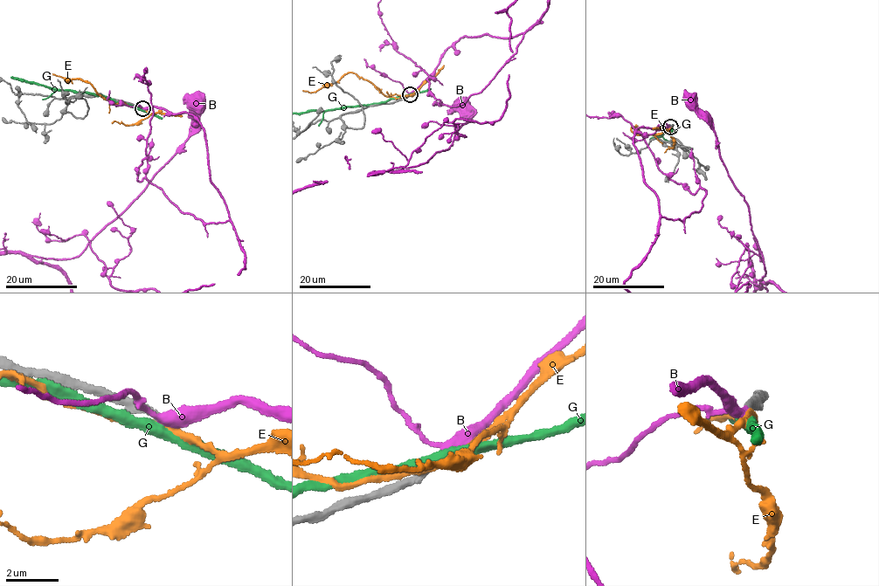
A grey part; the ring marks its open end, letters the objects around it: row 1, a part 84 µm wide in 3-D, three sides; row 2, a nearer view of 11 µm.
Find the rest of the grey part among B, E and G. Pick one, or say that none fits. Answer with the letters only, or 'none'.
B

